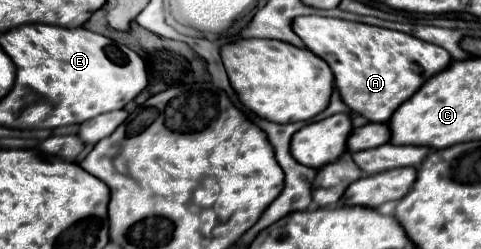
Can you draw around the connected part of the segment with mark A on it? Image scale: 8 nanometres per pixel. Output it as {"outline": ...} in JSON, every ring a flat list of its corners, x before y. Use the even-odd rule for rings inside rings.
{"outline":[[299,16,291,28,315,56,331,66,335,86,349,110,363,114,369,122,387,122,395,108,409,100,425,80,451,64,451,56,445,48,395,30,323,16]]}

